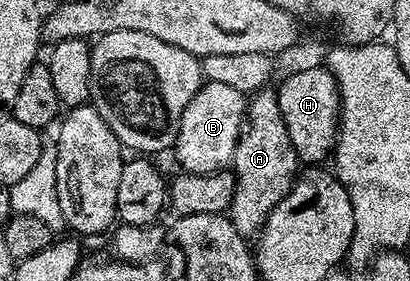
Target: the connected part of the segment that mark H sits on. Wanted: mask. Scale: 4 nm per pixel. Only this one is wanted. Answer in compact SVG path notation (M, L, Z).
M318 64L318 66L310 66L307 70L298 70L295 74L290 74L282 82L282 87L277 87L276 90L278 96L278 103L280 104L280 112L284 116L284 124L288 128L288 136L292 136L292 148L296 148L296 156L298 157L299 163L302 164L322 164L322 162L331 157L332 151L338 144L338 124L340 121L340 99L338 96L338 81L333 78L330 71L326 69L325 65Z

